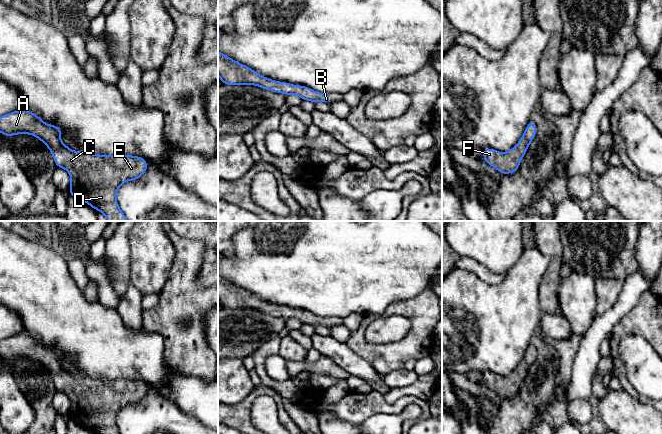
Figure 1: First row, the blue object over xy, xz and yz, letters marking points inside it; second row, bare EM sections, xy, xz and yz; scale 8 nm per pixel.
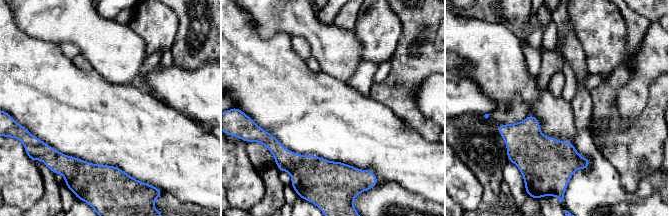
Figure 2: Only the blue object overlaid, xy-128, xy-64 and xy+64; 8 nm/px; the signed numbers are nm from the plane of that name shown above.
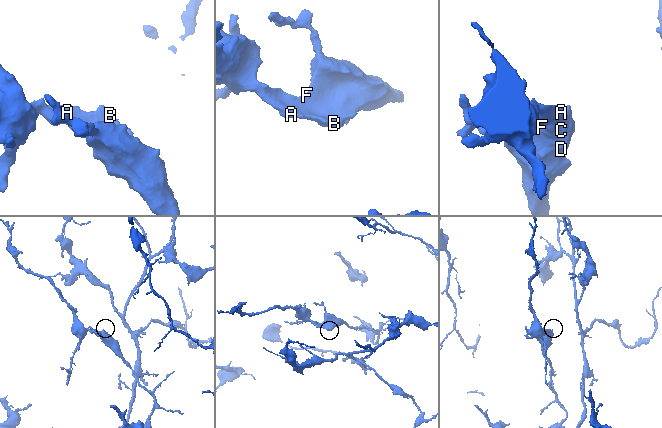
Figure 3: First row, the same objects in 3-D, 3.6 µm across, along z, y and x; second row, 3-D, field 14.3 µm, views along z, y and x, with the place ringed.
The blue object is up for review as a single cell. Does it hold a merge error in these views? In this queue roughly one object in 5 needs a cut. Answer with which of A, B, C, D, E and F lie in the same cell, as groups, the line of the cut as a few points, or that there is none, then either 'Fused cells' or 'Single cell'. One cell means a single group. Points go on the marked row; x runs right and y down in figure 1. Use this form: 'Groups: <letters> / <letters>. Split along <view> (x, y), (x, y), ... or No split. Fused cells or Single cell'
Groups: A B C D E F. No split. Single cell

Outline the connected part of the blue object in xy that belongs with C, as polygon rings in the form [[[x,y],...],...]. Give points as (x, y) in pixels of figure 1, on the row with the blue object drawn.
[[[26,109],[16,110],[0,117],[2,135],[11,137],[16,134],[31,134],[51,150],[56,167],[66,169],[71,177],[70,196],[83,200],[93,209],[102,212],[108,221],[130,221],[117,203],[117,191],[125,182],[140,179],[147,170],[147,161],[143,157],[127,154],[98,155],[87,151],[73,151],[61,141],[62,131],[61,127],[45,123],[37,114]]]

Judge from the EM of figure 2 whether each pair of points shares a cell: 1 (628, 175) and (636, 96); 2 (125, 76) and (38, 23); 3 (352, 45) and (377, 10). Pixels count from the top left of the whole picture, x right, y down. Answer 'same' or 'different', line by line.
1: different
2: same
3: different

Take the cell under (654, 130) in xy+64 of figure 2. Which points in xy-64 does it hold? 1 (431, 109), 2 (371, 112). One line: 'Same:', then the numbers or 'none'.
Same: none

